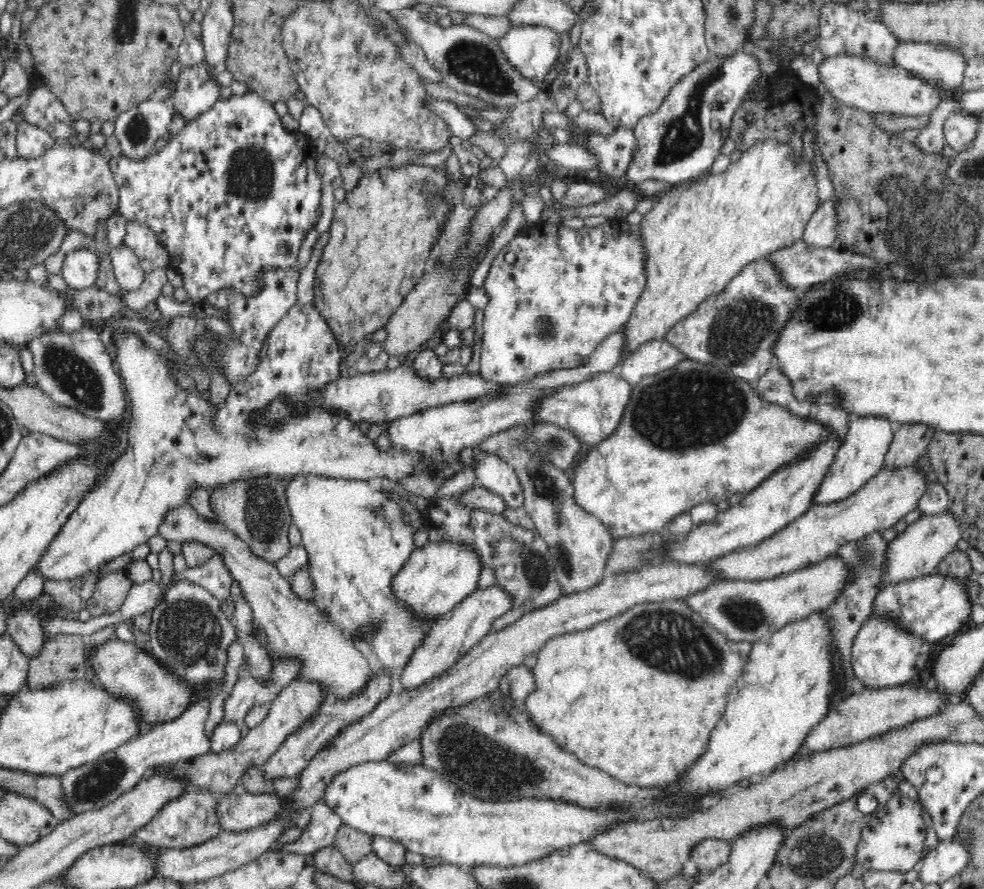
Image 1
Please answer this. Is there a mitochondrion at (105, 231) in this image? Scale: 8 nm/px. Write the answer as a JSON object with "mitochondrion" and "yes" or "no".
{"mitochondrion":"no"}

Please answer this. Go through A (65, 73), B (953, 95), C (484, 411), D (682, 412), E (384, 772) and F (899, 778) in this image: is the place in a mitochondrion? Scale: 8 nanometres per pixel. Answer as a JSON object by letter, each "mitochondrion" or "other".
{"A":"other","B":"other","C":"other","D":"mitochondrion","E":"other","F":"other"}

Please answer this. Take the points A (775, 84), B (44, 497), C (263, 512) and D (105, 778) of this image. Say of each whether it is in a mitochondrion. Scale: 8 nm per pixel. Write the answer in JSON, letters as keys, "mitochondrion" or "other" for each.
{"A":"other","B":"other","C":"mitochondrion","D":"mitochondrion"}

